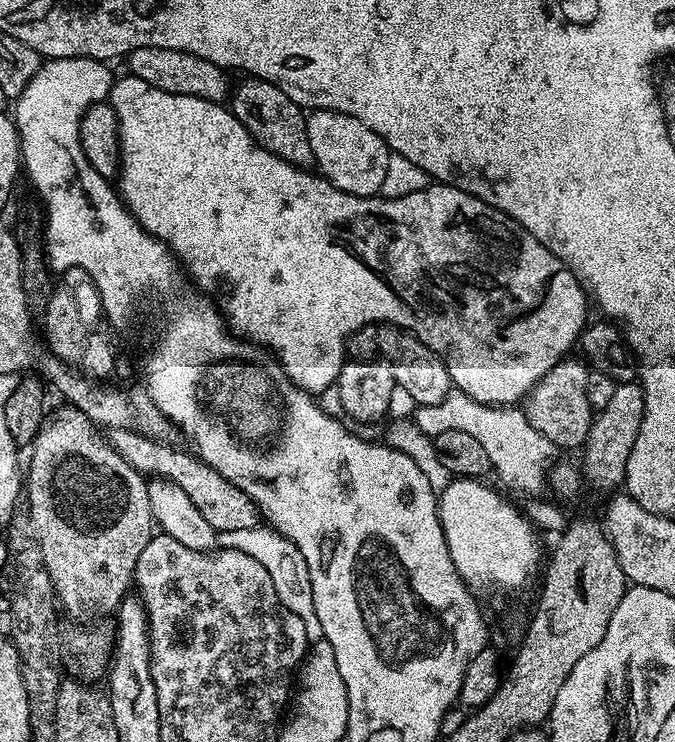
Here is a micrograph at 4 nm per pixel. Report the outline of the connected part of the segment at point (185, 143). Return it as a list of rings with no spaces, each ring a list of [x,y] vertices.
[[[131,74],[125,75],[124,84],[120,82],[113,83],[112,91],[110,93],[110,103],[114,114],[118,118],[118,130],[120,131],[120,155],[122,157],[120,162],[120,170],[118,173],[118,191],[127,206],[132,217],[136,219],[141,226],[151,236],[156,236],[159,240],[167,244],[172,249],[173,256],[180,261],[183,271],[190,277],[191,283],[203,295],[211,298],[216,307],[220,309],[227,327],[231,329],[235,335],[251,340],[253,344],[258,344],[262,348],[271,350],[276,359],[284,368],[284,372],[292,379],[297,386],[302,390],[313,394],[321,394],[329,387],[330,389],[335,385],[337,378],[340,376],[340,368],[346,363],[346,345],[349,338],[351,338],[359,328],[367,328],[369,326],[384,326],[388,325],[394,328],[404,328],[410,335],[416,336],[428,347],[435,356],[439,356],[440,361],[446,366],[446,370],[452,379],[452,388],[457,392],[464,392],[470,398],[474,398],[474,402],[482,402],[483,404],[495,404],[497,406],[516,406],[523,401],[524,397],[528,395],[529,390],[537,384],[545,374],[554,367],[558,361],[565,359],[569,355],[571,348],[577,347],[581,332],[586,327],[586,321],[589,319],[588,308],[590,309],[590,301],[584,295],[584,287],[578,282],[578,278],[574,278],[572,273],[562,261],[554,254],[550,254],[546,250],[546,246],[542,246],[542,242],[538,242],[538,238],[534,238],[534,234],[530,234],[520,225],[516,220],[511,220],[508,216],[503,216],[497,212],[495,208],[491,208],[488,204],[483,204],[478,198],[474,198],[474,194],[466,194],[466,190],[458,190],[449,184],[441,184],[439,182],[429,183],[426,190],[417,190],[415,194],[406,194],[406,198],[390,198],[387,200],[385,196],[379,194],[374,196],[355,196],[354,194],[346,194],[342,190],[338,190],[338,186],[334,186],[329,180],[324,179],[319,174],[313,174],[308,180],[310,174],[308,168],[297,168],[295,164],[286,162],[282,158],[278,158],[274,154],[270,154],[270,150],[266,150],[262,145],[256,143],[256,139],[252,137],[246,130],[246,126],[242,126],[242,122],[238,122],[236,115],[229,110],[223,103],[215,104],[209,100],[202,98],[194,98],[193,96],[183,96],[182,94],[170,94],[166,90],[158,90],[149,84],[140,83],[140,79]]]

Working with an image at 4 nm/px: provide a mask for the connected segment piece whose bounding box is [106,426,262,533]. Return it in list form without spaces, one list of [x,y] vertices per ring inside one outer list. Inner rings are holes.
[[[128,426],[107,429],[106,439],[113,450],[122,454],[122,458],[136,472],[148,478],[167,480],[168,483],[177,484],[182,490],[186,490],[186,498],[194,502],[202,518],[210,522],[216,533],[226,530],[250,530],[261,523],[262,517],[254,501],[246,494],[242,494],[242,490],[235,488],[229,480],[218,475],[191,451],[179,452],[178,449],[164,444],[168,442],[143,435]]]

